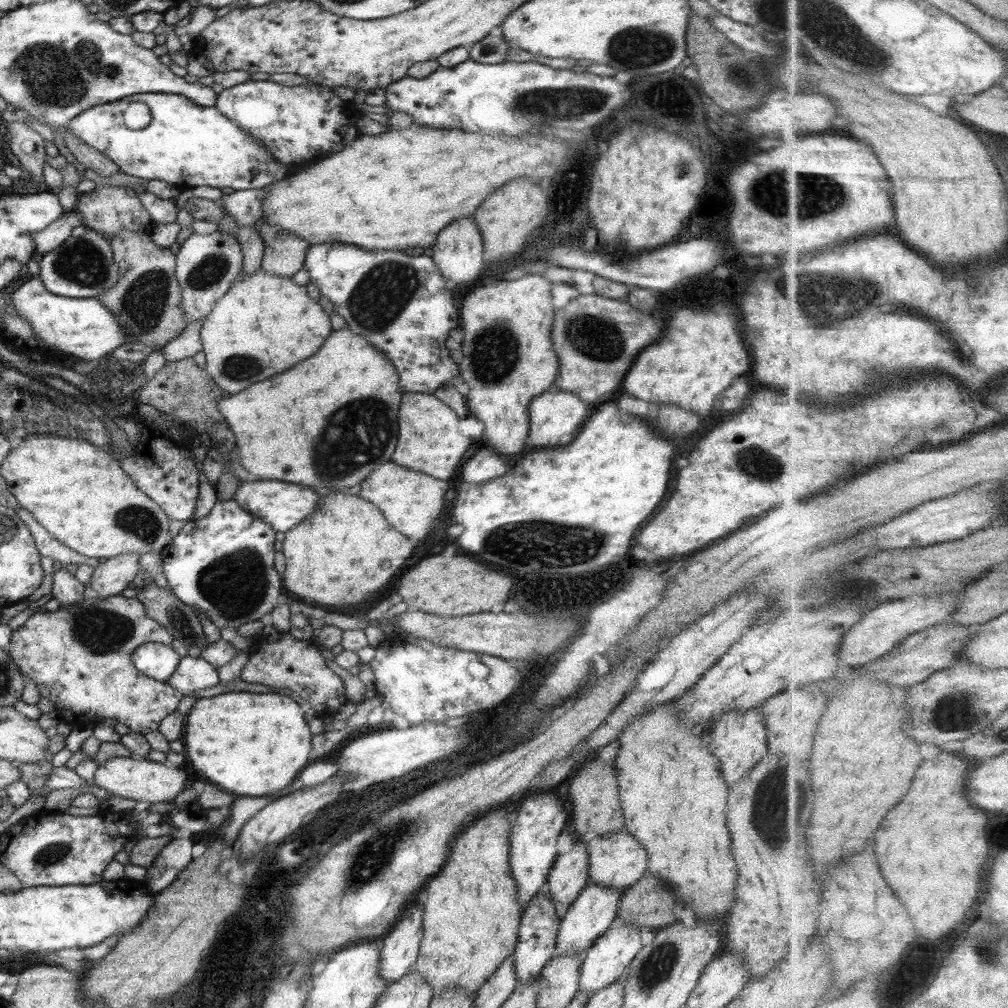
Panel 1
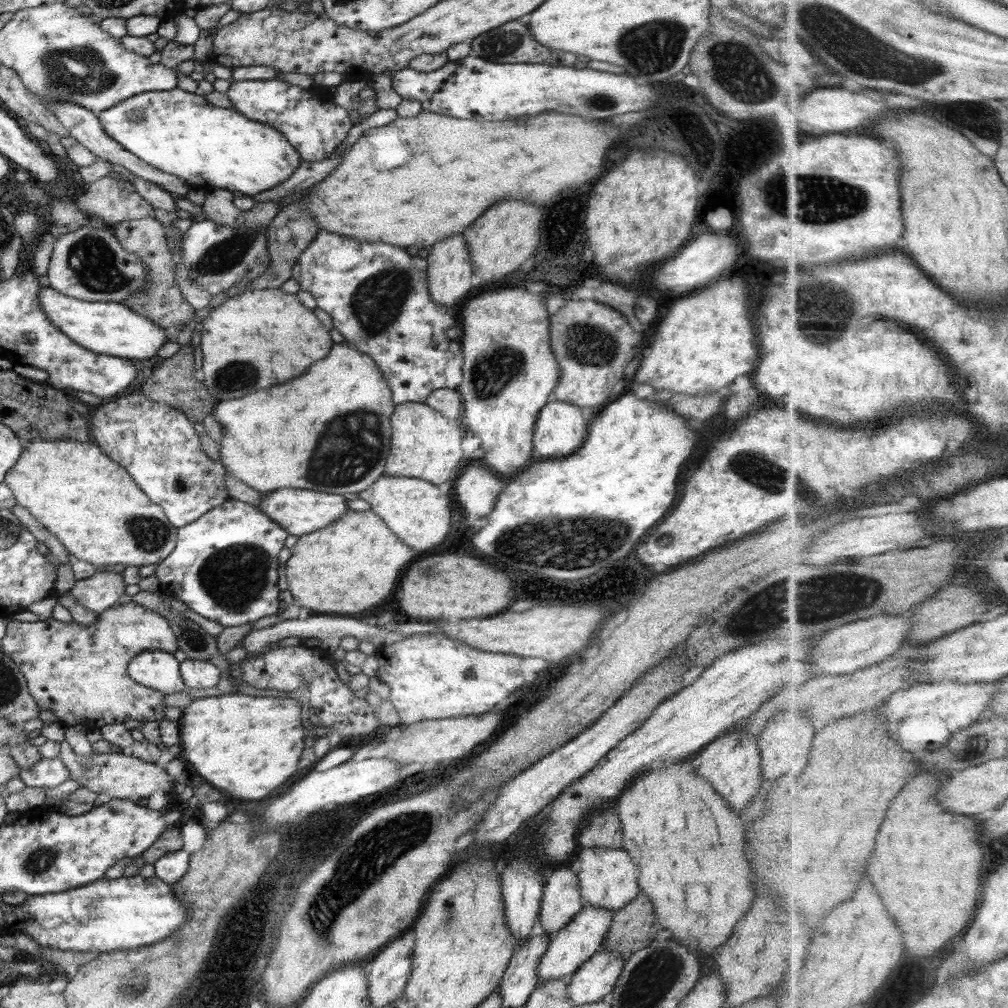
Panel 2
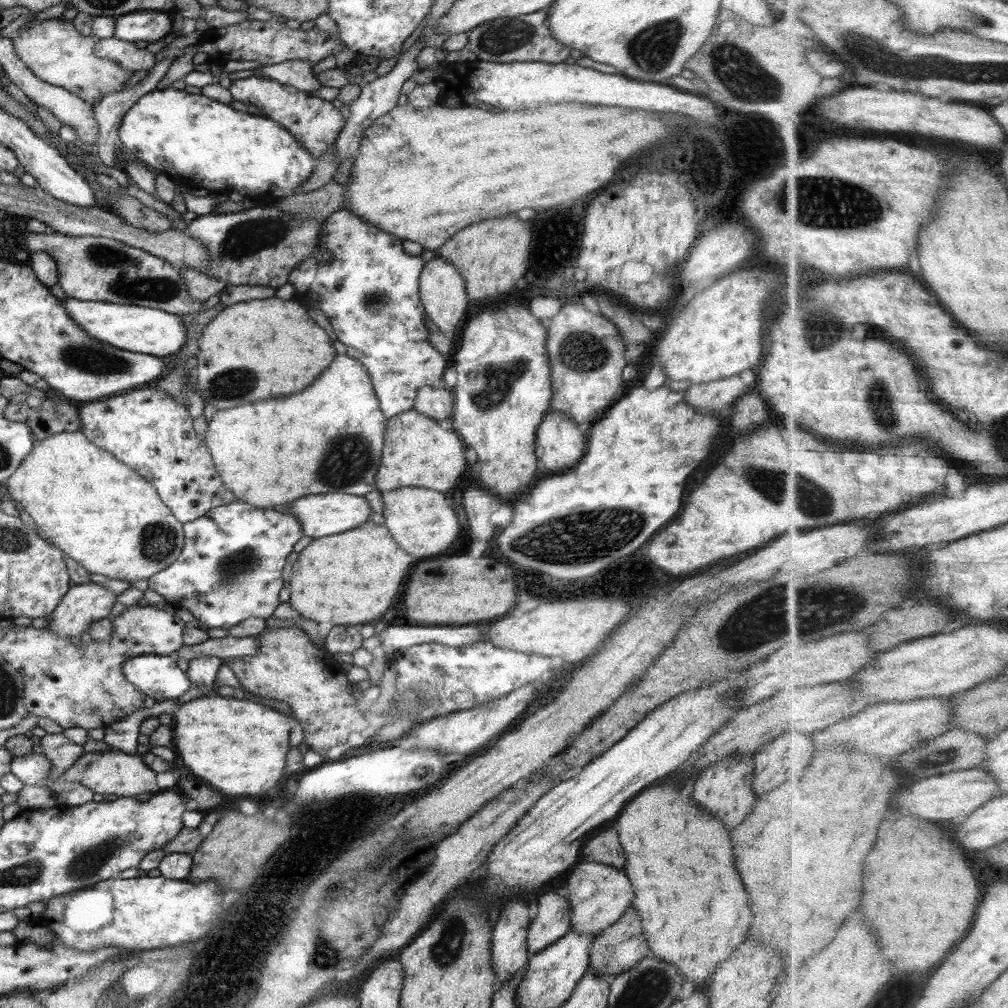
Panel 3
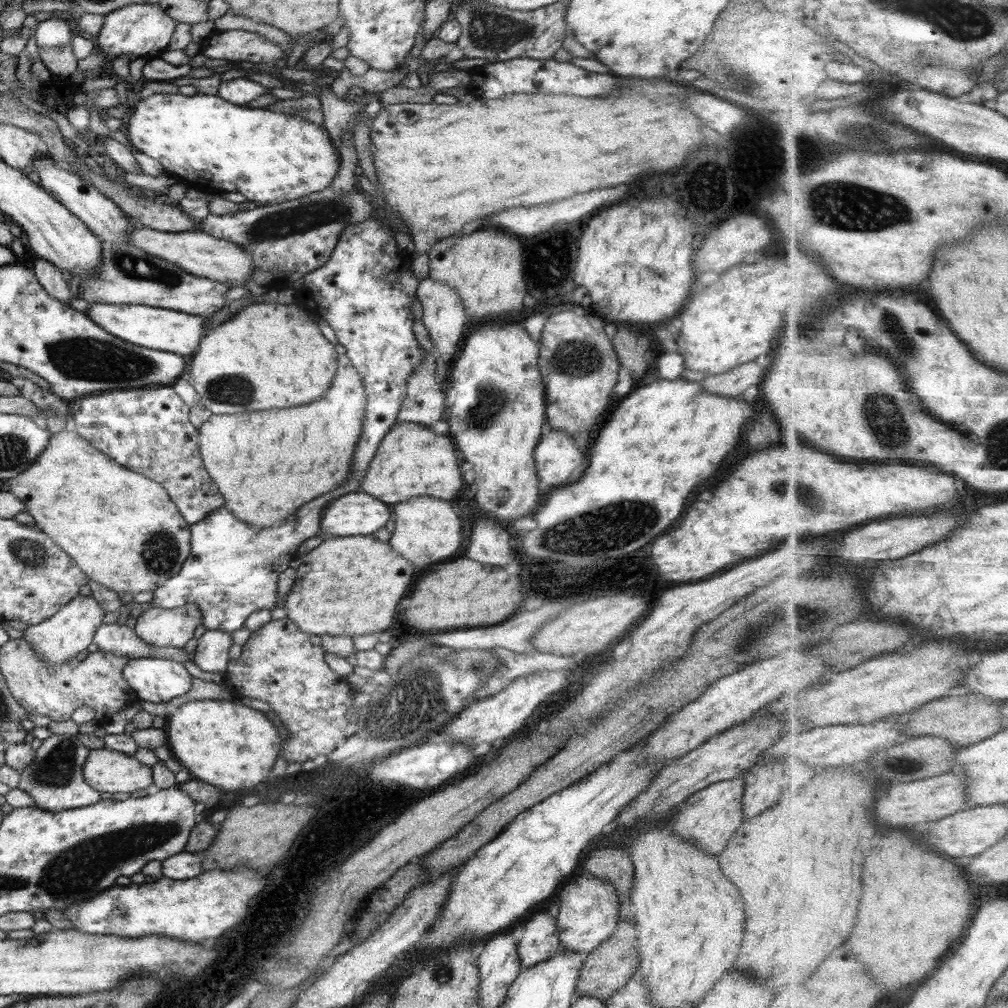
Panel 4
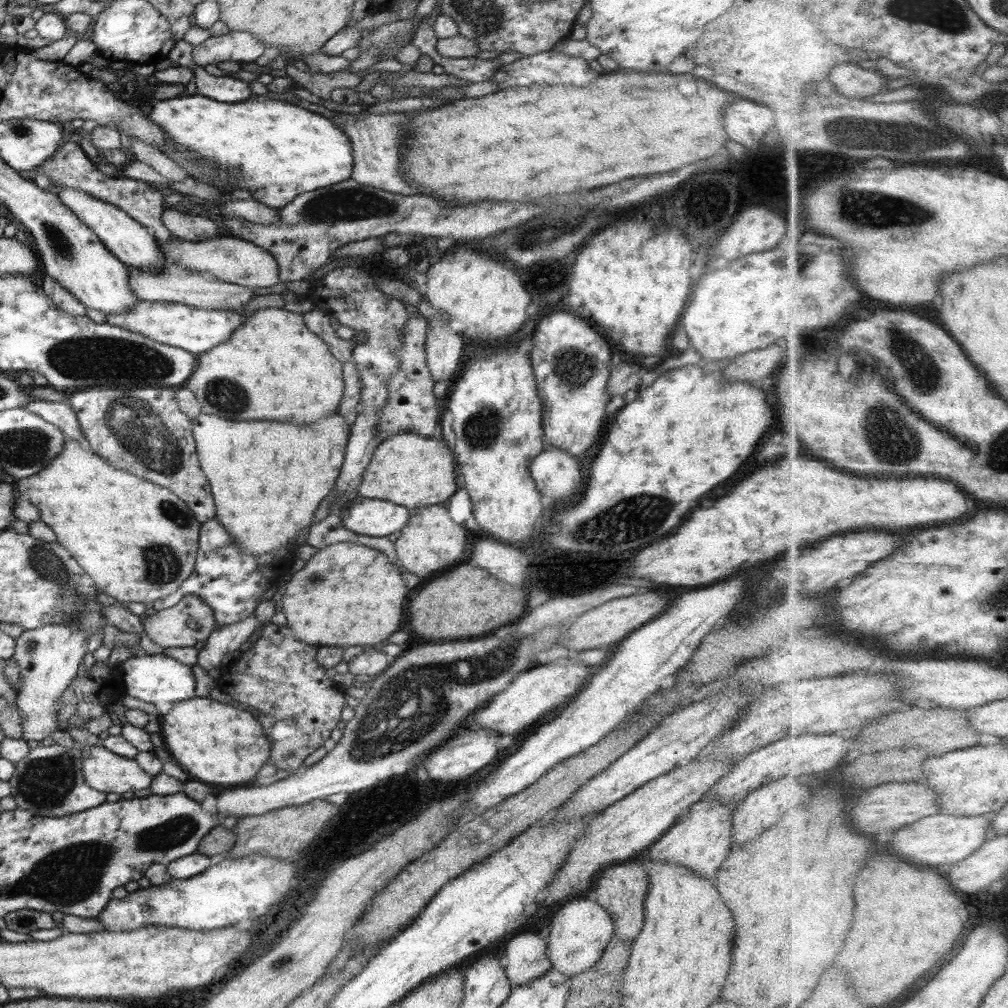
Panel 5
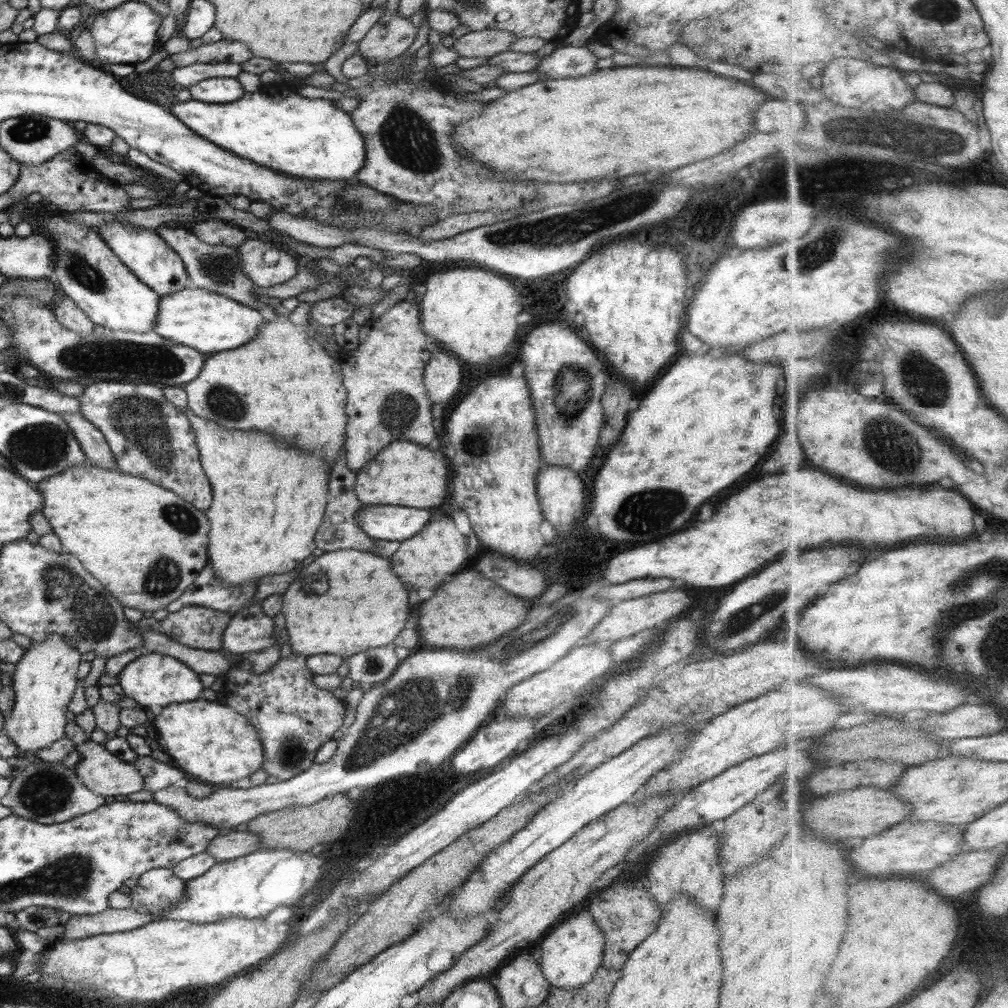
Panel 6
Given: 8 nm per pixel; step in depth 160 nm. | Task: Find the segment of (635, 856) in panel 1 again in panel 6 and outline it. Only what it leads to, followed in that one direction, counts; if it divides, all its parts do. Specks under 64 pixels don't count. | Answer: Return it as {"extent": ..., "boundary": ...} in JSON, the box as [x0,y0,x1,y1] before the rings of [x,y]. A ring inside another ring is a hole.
{"extent":[541,911,605,989],"boundary":[[[589,911],[568,912],[541,939],[541,965],[544,976],[552,988],[576,989],[593,979],[594,973],[602,966],[605,936]]]}

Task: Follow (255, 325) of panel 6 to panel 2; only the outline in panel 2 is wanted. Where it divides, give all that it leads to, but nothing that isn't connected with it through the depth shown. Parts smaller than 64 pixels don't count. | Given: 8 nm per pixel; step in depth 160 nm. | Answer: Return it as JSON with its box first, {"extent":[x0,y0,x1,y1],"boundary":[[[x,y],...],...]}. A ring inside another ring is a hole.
{"extent":[37,287,171,361],"boundary":[[[39,287],[37,297],[47,319],[72,342],[90,352],[144,361],[155,356],[159,348],[169,342],[166,336],[171,331],[160,328],[143,313],[134,312],[122,303],[78,300],[50,287]]]}

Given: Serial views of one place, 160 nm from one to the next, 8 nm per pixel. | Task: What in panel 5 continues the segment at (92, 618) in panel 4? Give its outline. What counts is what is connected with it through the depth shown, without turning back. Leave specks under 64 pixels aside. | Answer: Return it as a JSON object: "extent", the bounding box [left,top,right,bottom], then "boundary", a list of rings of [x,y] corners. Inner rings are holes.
{"extent":[13,622,87,740],"boundary":[[[74,622],[64,624],[46,624],[35,630],[26,630],[15,640],[13,659],[18,663],[20,671],[20,691],[16,696],[16,706],[23,718],[23,738],[28,740],[44,740],[52,732],[60,730],[55,712],[57,700],[62,692],[77,677],[80,663],[87,648],[87,632],[80,630]]]}

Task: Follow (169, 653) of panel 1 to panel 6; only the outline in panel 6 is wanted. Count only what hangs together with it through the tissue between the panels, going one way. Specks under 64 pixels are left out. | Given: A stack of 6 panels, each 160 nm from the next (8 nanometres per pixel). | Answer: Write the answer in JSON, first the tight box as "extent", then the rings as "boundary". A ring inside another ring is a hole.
{"extent":[118,652,204,709],"boundary":[[[148,652],[124,667],[118,675],[118,685],[124,689],[125,696],[134,699],[145,709],[150,706],[165,707],[172,703],[198,700],[202,698],[200,694],[204,689],[199,674],[188,668],[187,664],[172,656]]]}

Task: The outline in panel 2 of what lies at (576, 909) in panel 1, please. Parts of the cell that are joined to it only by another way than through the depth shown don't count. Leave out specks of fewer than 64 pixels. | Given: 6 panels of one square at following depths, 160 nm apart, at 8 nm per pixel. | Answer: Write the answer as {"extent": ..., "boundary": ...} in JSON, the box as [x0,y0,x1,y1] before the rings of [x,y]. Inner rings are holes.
{"extent":[538,904,613,984],"boundary":[[[585,904],[564,928],[552,933],[547,952],[544,953],[538,965],[540,984],[544,981],[570,978],[581,964],[600,951],[612,919],[613,910]]]}

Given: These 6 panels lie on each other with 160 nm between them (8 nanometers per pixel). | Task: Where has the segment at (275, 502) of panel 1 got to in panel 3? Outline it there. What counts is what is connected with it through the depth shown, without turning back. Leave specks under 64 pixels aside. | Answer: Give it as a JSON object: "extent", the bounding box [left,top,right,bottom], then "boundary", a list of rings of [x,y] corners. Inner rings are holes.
{"extent":[289,492,372,539],"boundary":[[[327,492],[319,495],[306,495],[293,500],[289,505],[289,512],[299,520],[305,536],[317,539],[356,528],[359,524],[370,520],[372,510],[364,496]]]}

